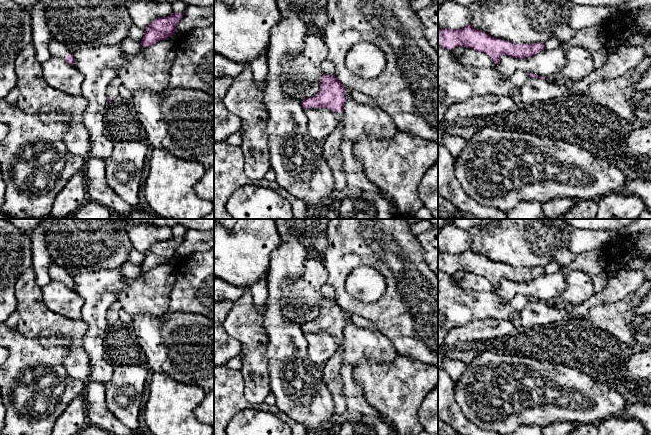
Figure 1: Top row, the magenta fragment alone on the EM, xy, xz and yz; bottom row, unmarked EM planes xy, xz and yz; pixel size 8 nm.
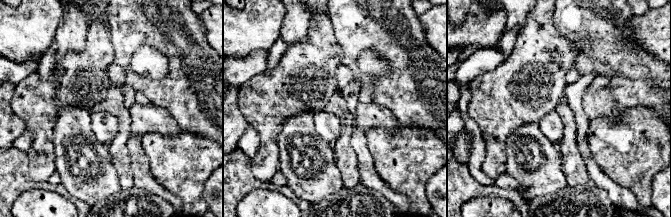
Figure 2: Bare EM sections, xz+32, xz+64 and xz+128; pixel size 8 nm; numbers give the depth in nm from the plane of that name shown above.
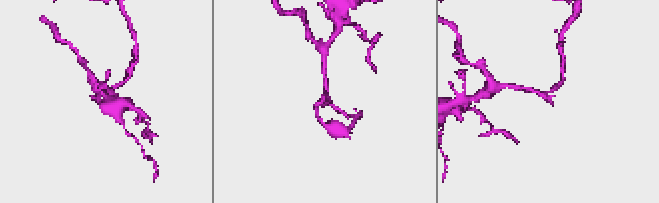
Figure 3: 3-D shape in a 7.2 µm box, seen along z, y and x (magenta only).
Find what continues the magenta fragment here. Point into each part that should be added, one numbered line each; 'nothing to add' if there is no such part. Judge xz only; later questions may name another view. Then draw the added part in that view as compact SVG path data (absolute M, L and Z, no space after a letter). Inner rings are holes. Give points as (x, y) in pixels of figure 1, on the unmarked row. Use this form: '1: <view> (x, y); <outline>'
1: xz (333, 379); M343 335L336 336L338 341L338 349L333 356L327 361L324 367L324 382L331 393L334 411L341 414L347 410L346 398L344 396L343 378L341 373L342 350L343 350Z

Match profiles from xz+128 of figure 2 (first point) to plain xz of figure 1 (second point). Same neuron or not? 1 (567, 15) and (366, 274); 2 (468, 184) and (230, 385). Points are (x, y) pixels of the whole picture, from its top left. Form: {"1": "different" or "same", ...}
{"1": "different", "2": "same"}

